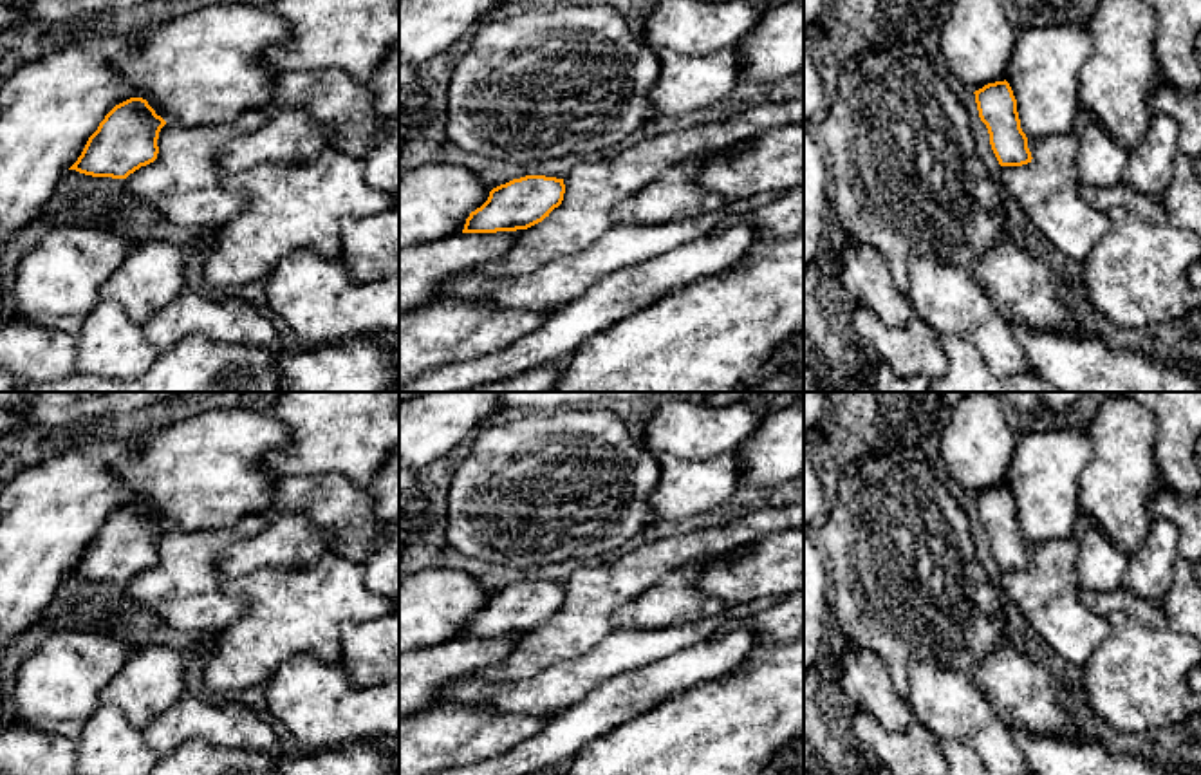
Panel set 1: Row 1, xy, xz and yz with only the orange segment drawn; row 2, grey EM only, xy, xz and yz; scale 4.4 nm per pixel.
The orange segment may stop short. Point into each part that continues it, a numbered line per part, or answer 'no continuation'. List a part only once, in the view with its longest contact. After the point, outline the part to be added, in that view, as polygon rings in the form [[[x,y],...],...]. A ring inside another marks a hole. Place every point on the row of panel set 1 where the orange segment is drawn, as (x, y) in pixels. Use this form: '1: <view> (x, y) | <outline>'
1: xy (185, 183) | [[[247,110],[233,121],[213,125],[184,126],[166,123],[159,132],[157,159],[130,173],[125,190],[154,204],[181,228],[217,229],[226,226],[242,213],[247,197],[222,186],[222,177],[228,173],[219,168],[217,157],[228,143],[258,130],[267,121],[269,114],[264,110]]]

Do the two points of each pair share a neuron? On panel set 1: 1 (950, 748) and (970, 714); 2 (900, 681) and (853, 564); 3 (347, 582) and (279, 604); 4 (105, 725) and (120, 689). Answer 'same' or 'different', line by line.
1: different
2: same
3: same
4: different

